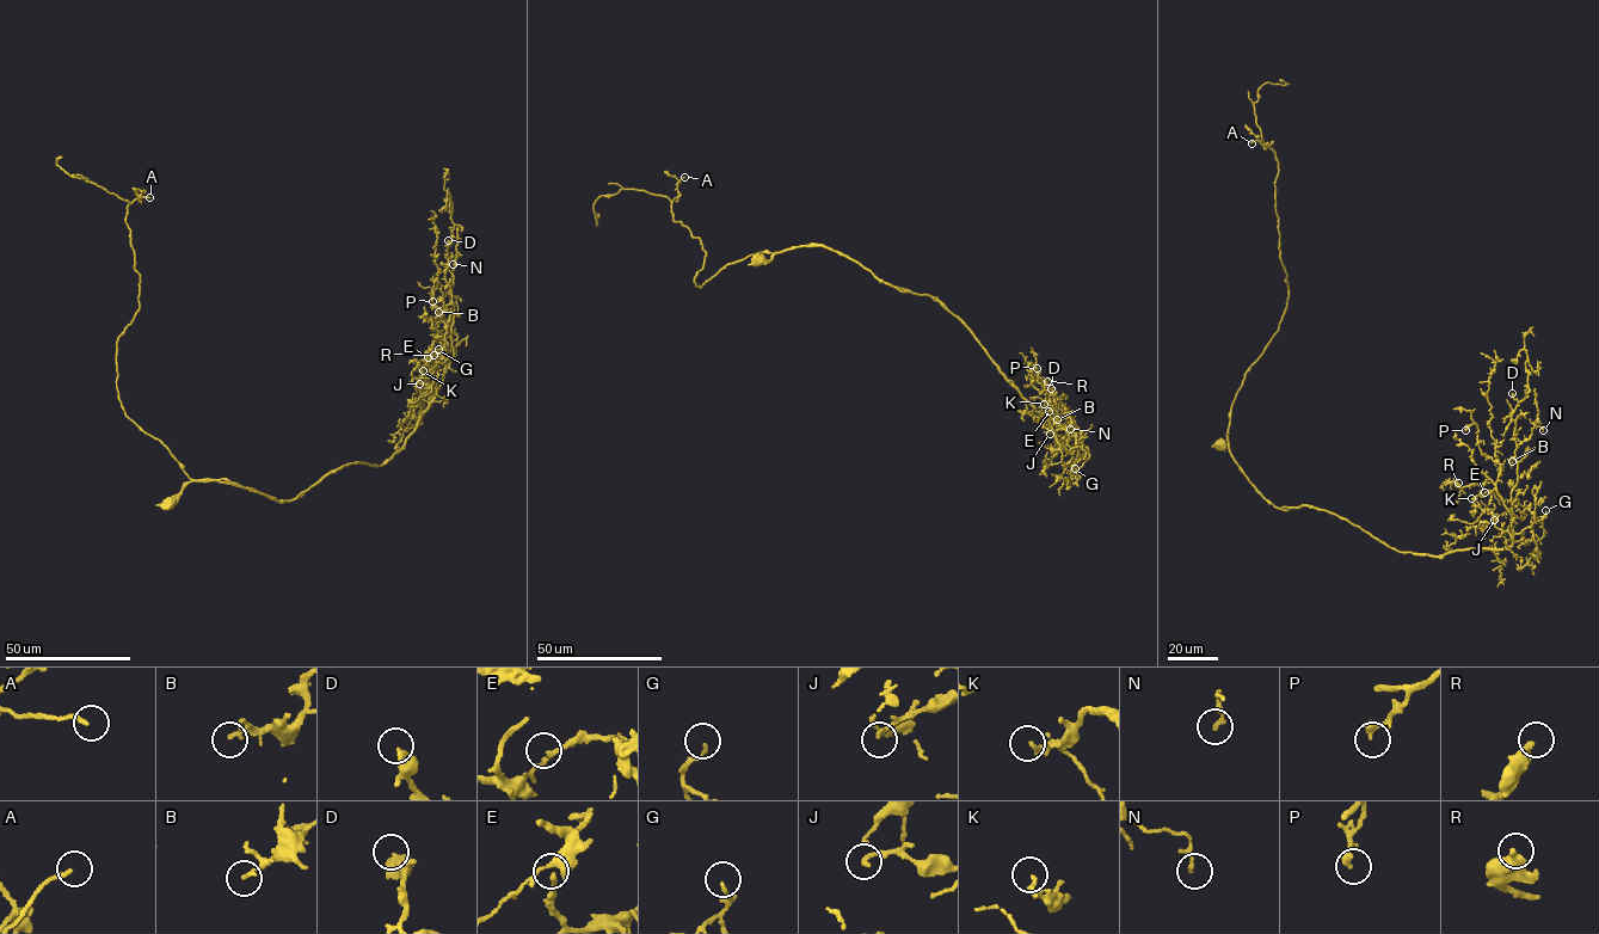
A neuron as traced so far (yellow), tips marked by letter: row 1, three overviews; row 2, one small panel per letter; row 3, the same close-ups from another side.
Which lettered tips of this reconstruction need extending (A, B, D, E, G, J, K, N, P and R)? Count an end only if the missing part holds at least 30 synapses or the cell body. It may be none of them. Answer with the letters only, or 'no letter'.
E, R

